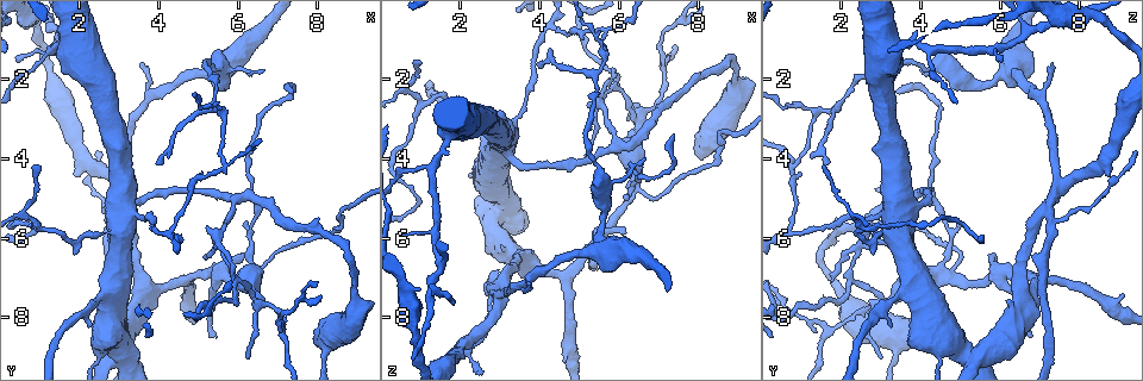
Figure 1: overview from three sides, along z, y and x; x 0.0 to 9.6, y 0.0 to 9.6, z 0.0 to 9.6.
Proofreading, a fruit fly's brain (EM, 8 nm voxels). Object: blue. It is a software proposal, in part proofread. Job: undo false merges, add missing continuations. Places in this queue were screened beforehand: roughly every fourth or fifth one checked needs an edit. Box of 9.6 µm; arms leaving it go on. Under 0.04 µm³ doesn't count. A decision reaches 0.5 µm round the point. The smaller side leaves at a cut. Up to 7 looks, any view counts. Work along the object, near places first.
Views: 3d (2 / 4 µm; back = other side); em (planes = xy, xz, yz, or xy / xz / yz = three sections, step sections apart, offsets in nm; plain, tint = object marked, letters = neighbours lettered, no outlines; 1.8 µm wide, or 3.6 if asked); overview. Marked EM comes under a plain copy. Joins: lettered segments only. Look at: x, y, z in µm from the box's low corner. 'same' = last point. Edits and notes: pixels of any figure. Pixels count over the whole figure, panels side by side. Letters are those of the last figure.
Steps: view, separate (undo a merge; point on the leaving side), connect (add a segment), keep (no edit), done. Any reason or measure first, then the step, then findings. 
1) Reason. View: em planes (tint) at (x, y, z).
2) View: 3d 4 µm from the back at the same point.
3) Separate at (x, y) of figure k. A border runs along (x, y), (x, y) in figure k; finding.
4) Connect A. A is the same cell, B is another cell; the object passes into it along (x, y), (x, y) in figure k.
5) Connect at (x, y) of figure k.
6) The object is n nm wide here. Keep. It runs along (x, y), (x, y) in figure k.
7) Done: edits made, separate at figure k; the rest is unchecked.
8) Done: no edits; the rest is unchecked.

Abrupt turn. View: em yz step 16 (letters) at (4.25, 5.90, 0.60).

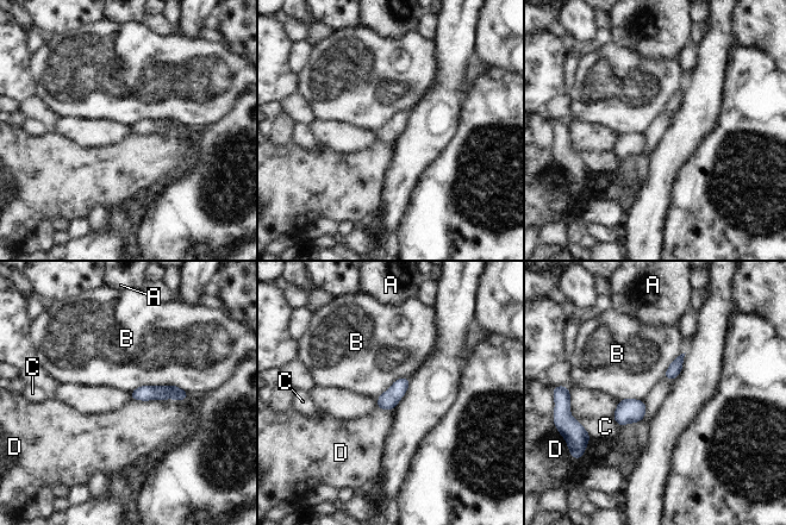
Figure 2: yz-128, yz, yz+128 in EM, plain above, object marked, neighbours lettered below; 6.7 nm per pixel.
Keep. A, B, C and D are other cells; it runs along (133, 394), (176, 393), (185, 395) in figure 2; one neuron here.

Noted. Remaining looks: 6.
Abrupt turn. View: em planes (letters) at (6.35, 7.05, 4.75).

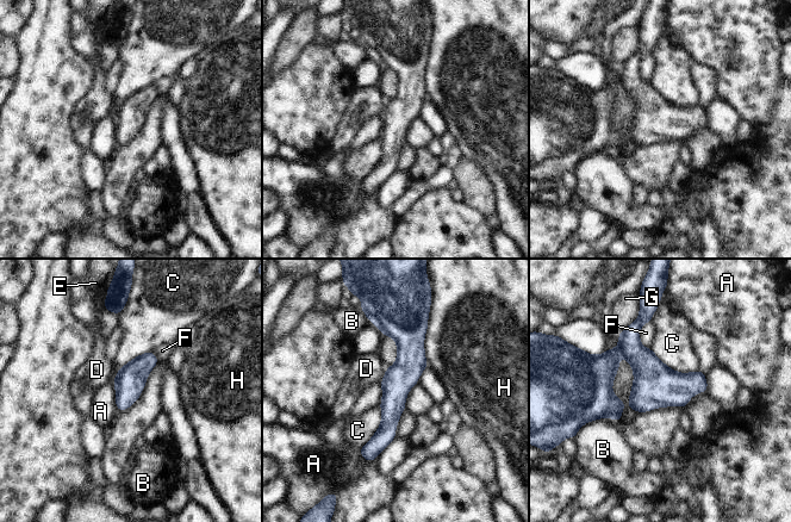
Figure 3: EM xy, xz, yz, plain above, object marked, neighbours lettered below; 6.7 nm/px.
The longest contact is with C, 360 nm. Keep. A, B, C, D, E, F, G and H are other cells; it runs along (390, 321), (405, 372), (369, 458) in figure 3; all the same neuron.

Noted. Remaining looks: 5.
Thin end. View: 3d 2 µm at (3.50, 1.60, 7.30).

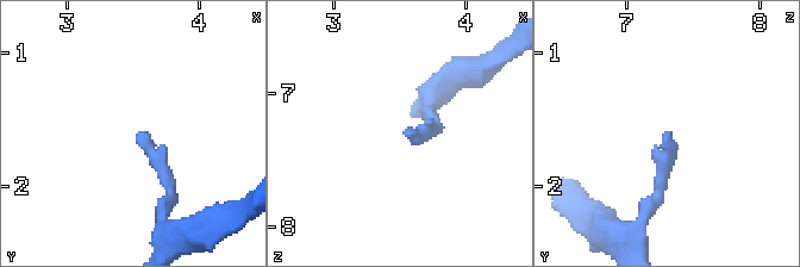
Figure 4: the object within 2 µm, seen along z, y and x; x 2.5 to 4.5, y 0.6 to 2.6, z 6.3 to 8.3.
View: em xy step 4 (letters) at (3.60, 1.60, 7.28).

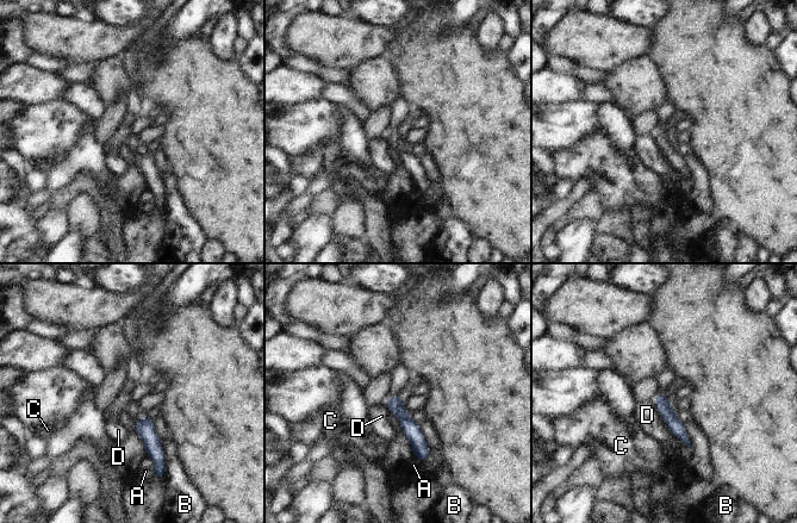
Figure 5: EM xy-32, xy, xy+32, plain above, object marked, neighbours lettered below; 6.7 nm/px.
View: em xz step 8 (letters) at the same point.

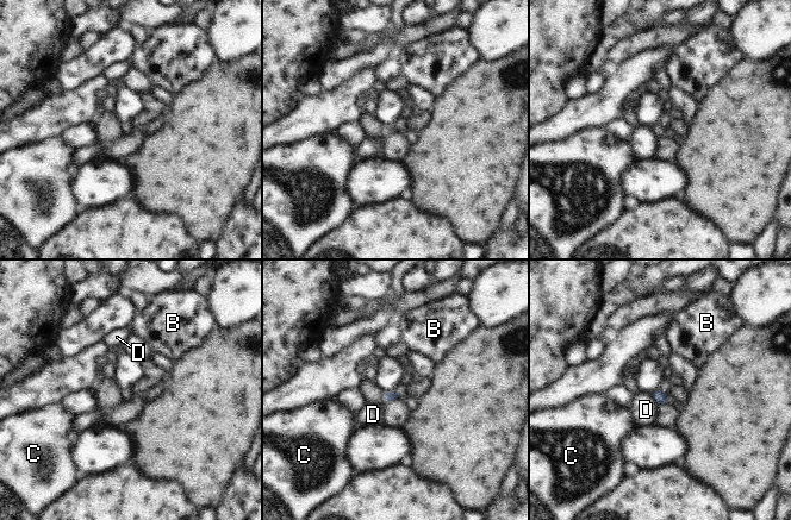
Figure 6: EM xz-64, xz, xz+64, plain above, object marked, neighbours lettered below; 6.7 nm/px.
Keep. B, C and D are other cells; a border runs along (651, 393), (661, 406) in figure 6; no lettered segment goes on from it.

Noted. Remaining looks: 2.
Done: no edits; the rest is unchecked.

